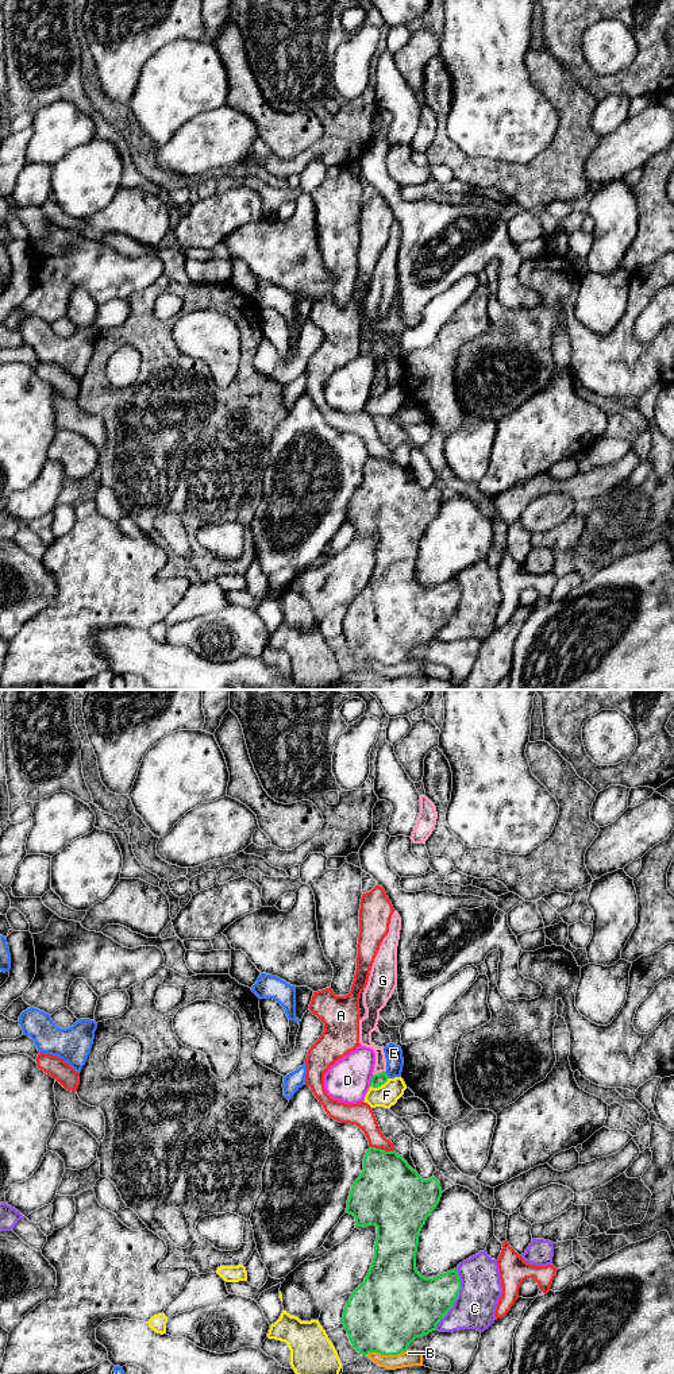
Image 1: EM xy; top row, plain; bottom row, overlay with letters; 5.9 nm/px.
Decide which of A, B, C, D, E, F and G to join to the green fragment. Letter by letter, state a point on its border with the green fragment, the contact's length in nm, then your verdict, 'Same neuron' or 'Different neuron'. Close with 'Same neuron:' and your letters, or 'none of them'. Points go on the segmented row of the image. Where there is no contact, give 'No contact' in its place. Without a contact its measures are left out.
A: Touches green at xy (382, 1150). Shared border 150 nm. Different neuron
B: Touches green at xy (386, 1354). Shared border 260 nm. Different neuron
C: Touches green at xy (455, 1299). Shared border 400 nm. Different neuron
D: Touches green at xy (370, 1080). Shared border 80 nm. Different neuron
E: Touches green at xy (386, 1075). Shared border 50 nm. Different neuron
F: Touches green at xy (380, 1085). Shared border 130 nm. Different neuron
G: Touches green at xy (378, 1073). Shared border 80 nm. Same neuron
Same neuron: G

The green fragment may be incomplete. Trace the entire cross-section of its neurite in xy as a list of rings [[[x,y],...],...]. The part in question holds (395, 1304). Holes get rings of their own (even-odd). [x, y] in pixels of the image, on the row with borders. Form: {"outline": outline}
{"outline": [[[367,1149],[363,1170],[351,1186],[346,1208],[346,1213],[355,1217],[355,1227],[377,1227],[371,1266],[365,1281],[351,1293],[342,1317],[350,1343],[359,1354],[398,1355],[407,1351],[416,1338],[436,1331],[438,1323],[452,1308],[461,1290],[458,1270],[454,1269],[434,1278],[425,1278],[416,1269],[420,1231],[439,1204],[442,1193],[440,1182],[435,1177],[423,1180],[396,1151]]]}

